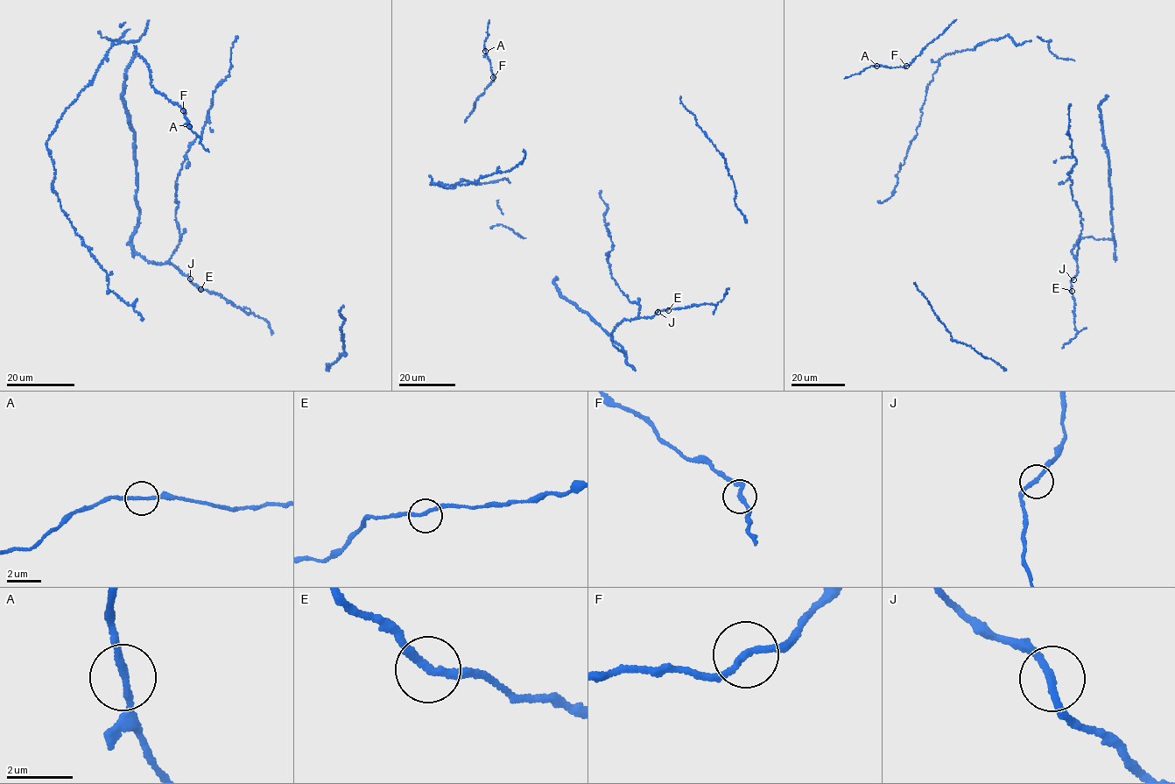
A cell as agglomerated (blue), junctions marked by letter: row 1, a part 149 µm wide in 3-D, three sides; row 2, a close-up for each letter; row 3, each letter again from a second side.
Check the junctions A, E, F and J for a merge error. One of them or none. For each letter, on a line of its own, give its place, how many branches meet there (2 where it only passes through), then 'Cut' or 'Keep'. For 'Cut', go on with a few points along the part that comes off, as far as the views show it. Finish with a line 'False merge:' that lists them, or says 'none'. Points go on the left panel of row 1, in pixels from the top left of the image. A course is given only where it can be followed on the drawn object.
A: Place: (189, 126). Branches: 2. Keep
E: Place: (200, 289). Branches: 2. Keep
F: Place: (183, 110). Branches: 2. Keep
J: Place: (190, 278). Branches: 2. Keep
False merge: none

